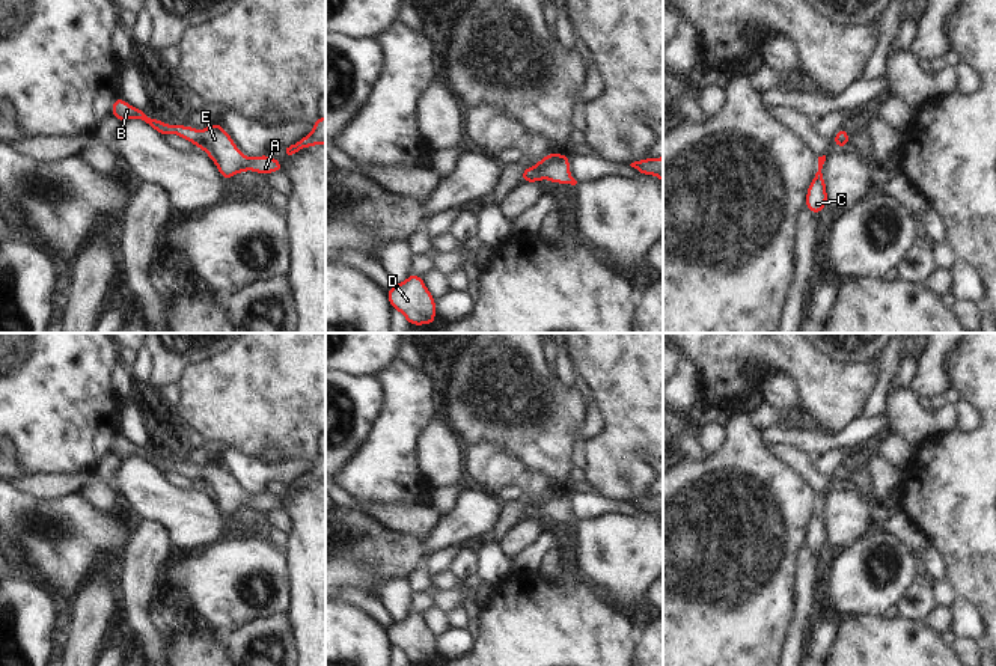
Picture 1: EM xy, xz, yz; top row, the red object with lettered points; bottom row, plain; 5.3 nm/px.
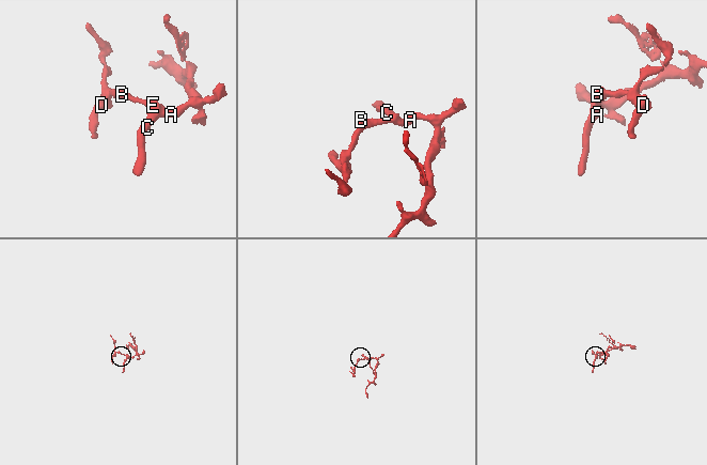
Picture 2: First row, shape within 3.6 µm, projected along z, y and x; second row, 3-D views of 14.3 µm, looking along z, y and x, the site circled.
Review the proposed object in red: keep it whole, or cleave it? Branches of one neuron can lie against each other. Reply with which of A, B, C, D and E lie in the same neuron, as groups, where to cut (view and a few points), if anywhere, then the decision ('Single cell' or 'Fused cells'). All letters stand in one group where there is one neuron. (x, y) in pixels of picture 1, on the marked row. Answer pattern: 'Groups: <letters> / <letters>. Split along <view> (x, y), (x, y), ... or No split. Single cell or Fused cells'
Groups: A B C D E. No split. Single cell

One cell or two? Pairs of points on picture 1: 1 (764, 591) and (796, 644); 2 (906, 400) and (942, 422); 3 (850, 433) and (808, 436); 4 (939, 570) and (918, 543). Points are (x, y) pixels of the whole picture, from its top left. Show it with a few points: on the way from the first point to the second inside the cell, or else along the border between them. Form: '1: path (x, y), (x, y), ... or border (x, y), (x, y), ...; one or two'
1: border (794, 592), (793, 615), (781, 650); two
2: path (912, 409), (925, 422), (933, 422); one
3: path (840, 440), (818, 440); one
4: border (928, 546), (921, 558); two

